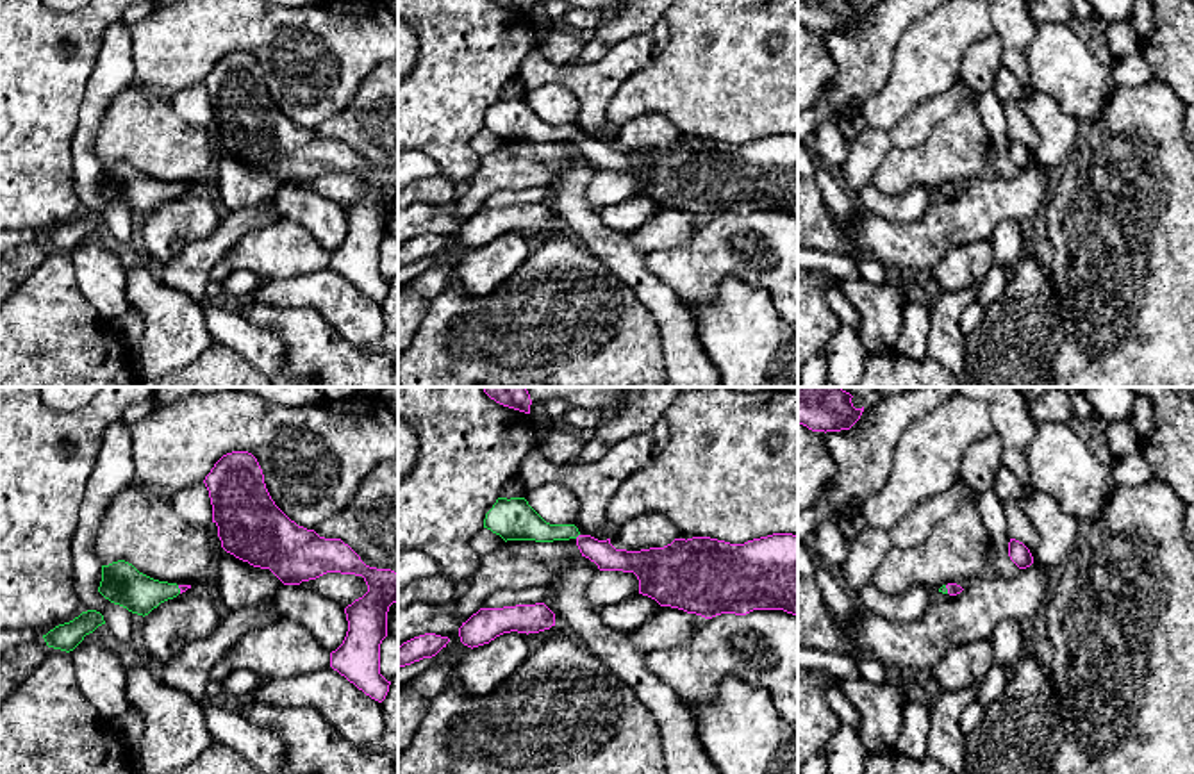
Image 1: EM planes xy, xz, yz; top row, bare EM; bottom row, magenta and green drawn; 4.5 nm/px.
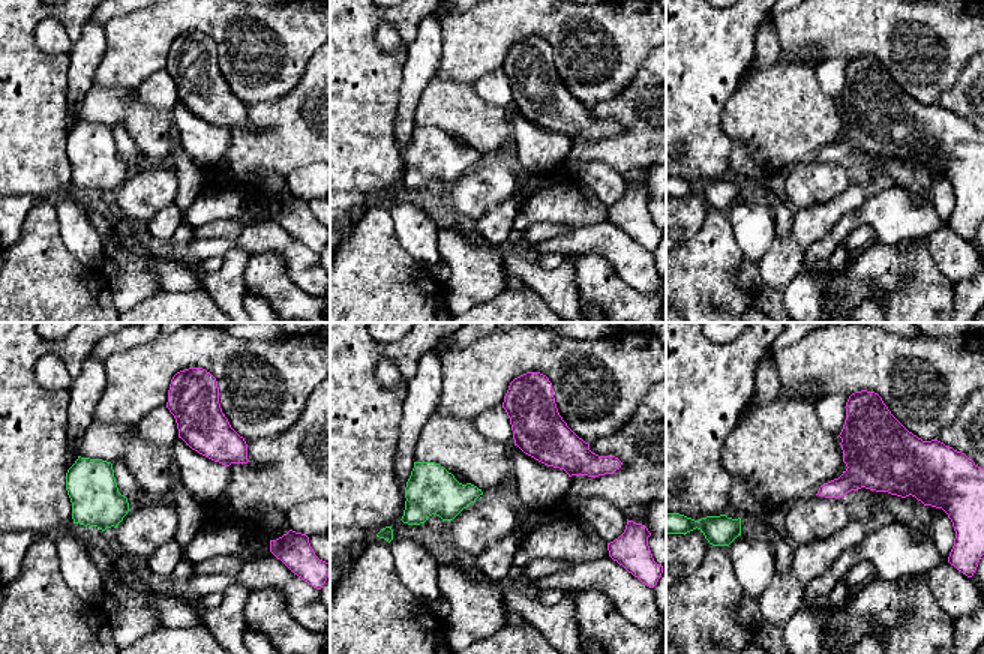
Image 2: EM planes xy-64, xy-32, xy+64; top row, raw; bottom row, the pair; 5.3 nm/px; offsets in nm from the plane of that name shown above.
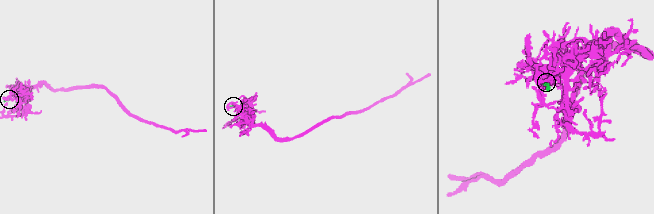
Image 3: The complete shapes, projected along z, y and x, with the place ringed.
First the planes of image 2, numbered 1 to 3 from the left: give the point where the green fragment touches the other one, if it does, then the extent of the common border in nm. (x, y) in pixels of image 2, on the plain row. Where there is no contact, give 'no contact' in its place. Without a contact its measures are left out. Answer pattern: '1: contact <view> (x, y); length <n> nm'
1: no contact
2: no contact
3: no contact

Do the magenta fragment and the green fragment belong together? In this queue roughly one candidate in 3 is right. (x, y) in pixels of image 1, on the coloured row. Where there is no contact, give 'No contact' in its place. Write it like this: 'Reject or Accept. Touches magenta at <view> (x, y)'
Accept. Touches magenta at xy (179, 587)

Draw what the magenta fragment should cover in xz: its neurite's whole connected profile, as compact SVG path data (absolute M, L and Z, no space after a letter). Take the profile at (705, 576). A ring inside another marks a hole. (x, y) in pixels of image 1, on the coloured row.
M498 498L485 514L484 528L507 540L553 542L575 539L582 556L600 571L634 572L639 594L687 613L712 619L721 613L746 615L753 610L784 610L798 617L798 535L773 533L744 544L710 537L675 539L664 548L641 551L616 549L610 539L582 535L575 524L546 523L525 498Z

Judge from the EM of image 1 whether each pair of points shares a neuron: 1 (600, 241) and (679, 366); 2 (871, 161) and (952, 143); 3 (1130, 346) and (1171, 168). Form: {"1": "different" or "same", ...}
{"1": "same", "2": "same", "3": "same"}

